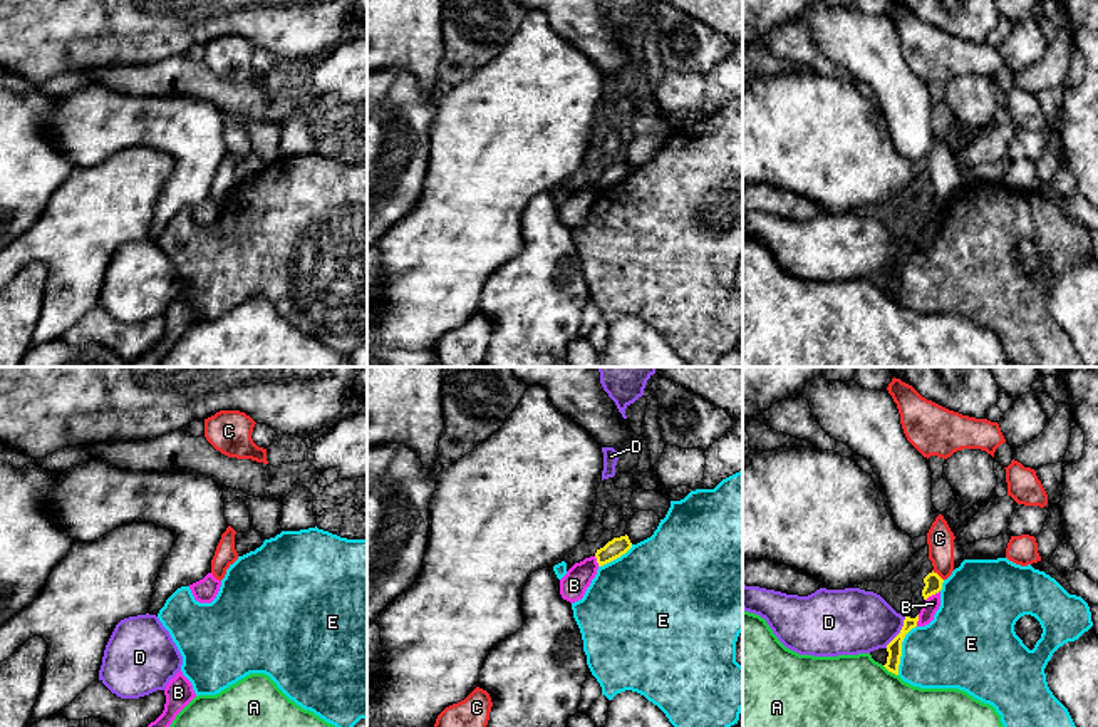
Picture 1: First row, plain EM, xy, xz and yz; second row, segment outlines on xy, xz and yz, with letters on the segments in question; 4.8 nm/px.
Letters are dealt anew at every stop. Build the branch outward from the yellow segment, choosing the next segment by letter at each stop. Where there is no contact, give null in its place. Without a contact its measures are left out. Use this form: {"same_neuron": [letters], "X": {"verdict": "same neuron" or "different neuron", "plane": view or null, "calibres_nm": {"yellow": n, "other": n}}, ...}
{"same_neuron": [], "A": {"verdict": "different neuron", "plane": "yz", "calibres_nm": {"yellow": 70, "other": 360}}, "B": {"verdict": "different neuron", "plane": "yz", "calibres_nm": {"yellow": 80, "other": 70}}, "C": {"verdict": "different neuron", "plane": "yz", "calibres_nm": {"yellow": 80, "other": 130}}, "D": {"verdict": "different neuron", "plane": "yz", "calibres_nm": {"yellow": 70, "other": 320}}, "E": {"verdict": "different neuron", "plane": "yz", "calibres_nm": {"yellow": 70, "other": 360}}}

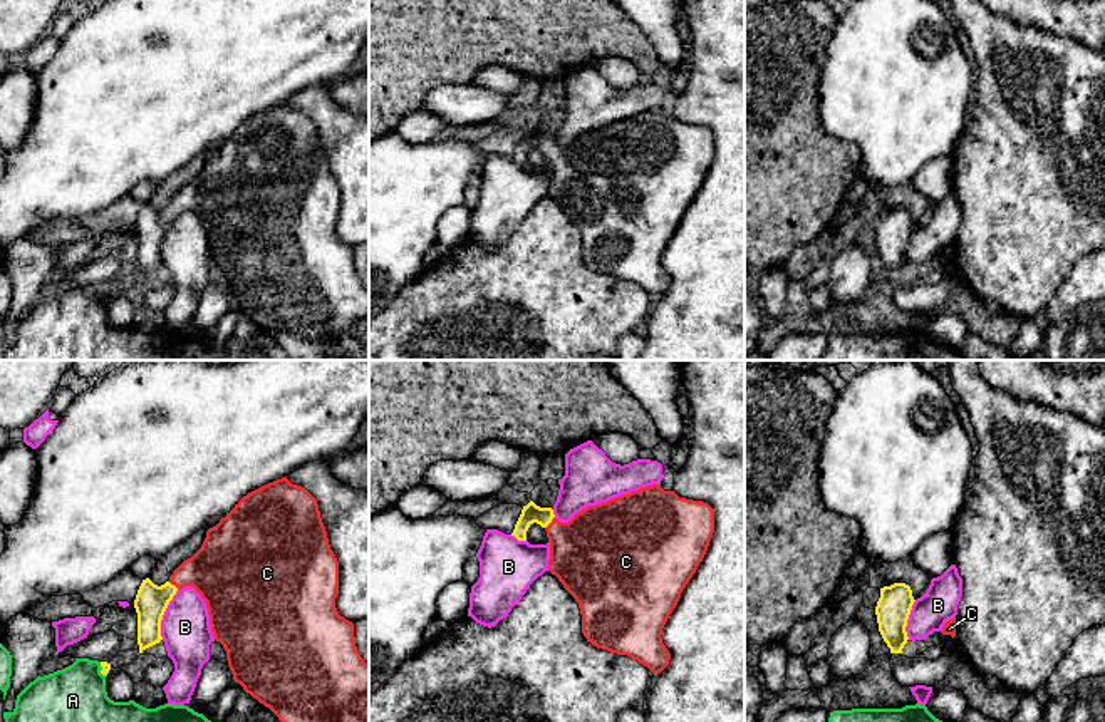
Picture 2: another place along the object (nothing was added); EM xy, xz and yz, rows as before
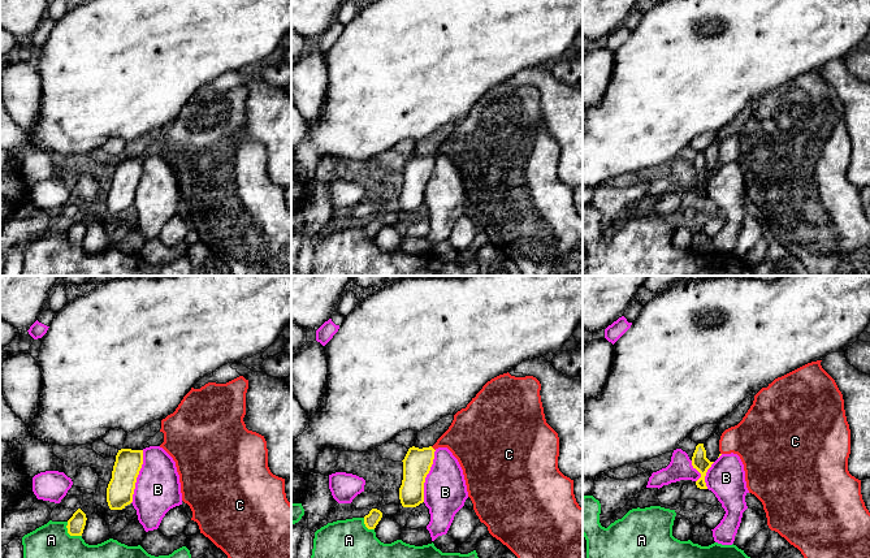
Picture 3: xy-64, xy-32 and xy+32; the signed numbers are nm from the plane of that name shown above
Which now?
{"same_neuron": ["C"], "A": {"verdict": "different neuron", "plane": "xy", "calibres_nm": {"yellow": 50, "other": 280}}, "B": {"verdict": "different neuron", "plane": "xy", "calibres_nm": {"yellow": 160, "other": 240}}, "C": {"verdict": "same neuron", "plane": "xz", "calibres_nm": {"yellow": 90, "other": 400}}}

